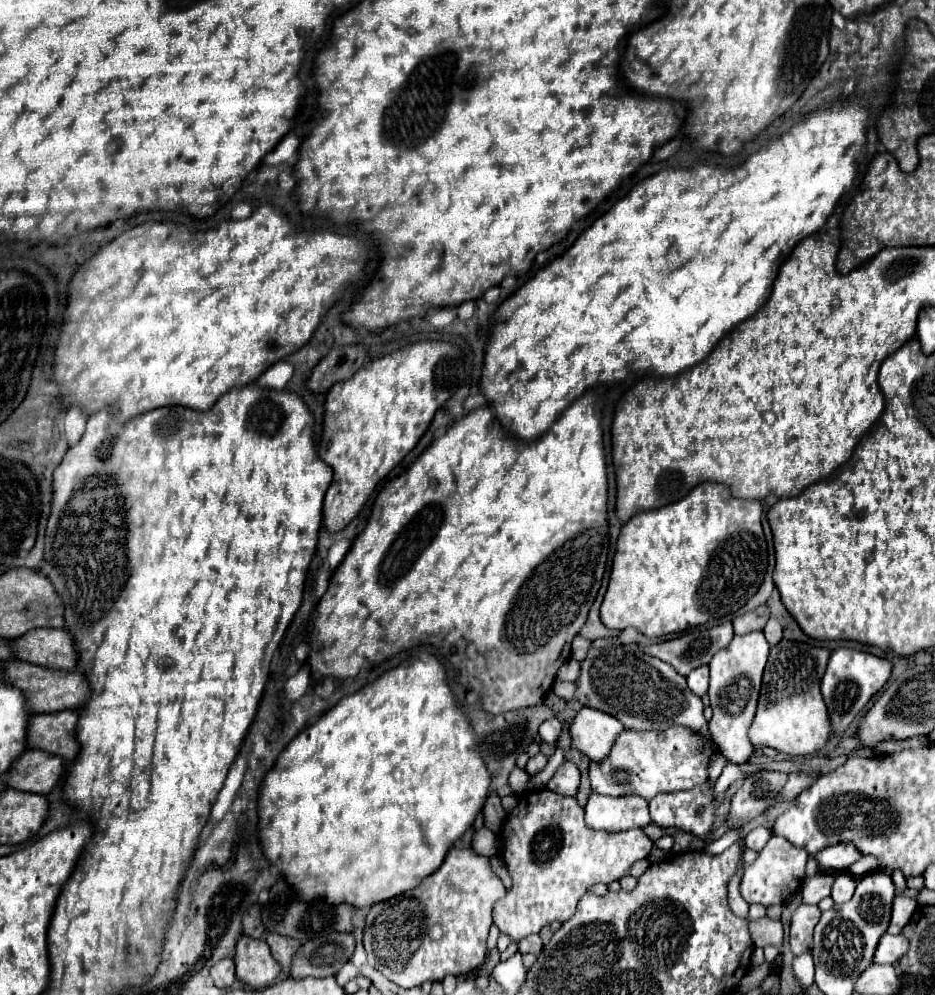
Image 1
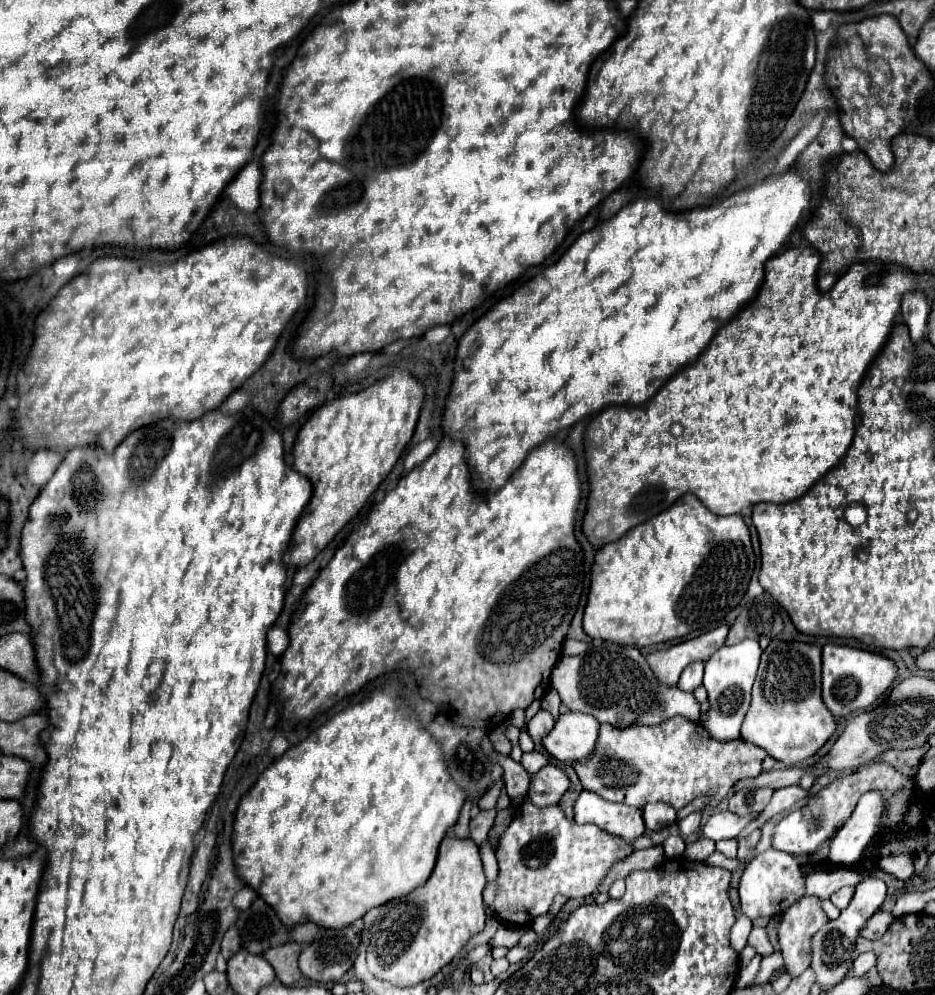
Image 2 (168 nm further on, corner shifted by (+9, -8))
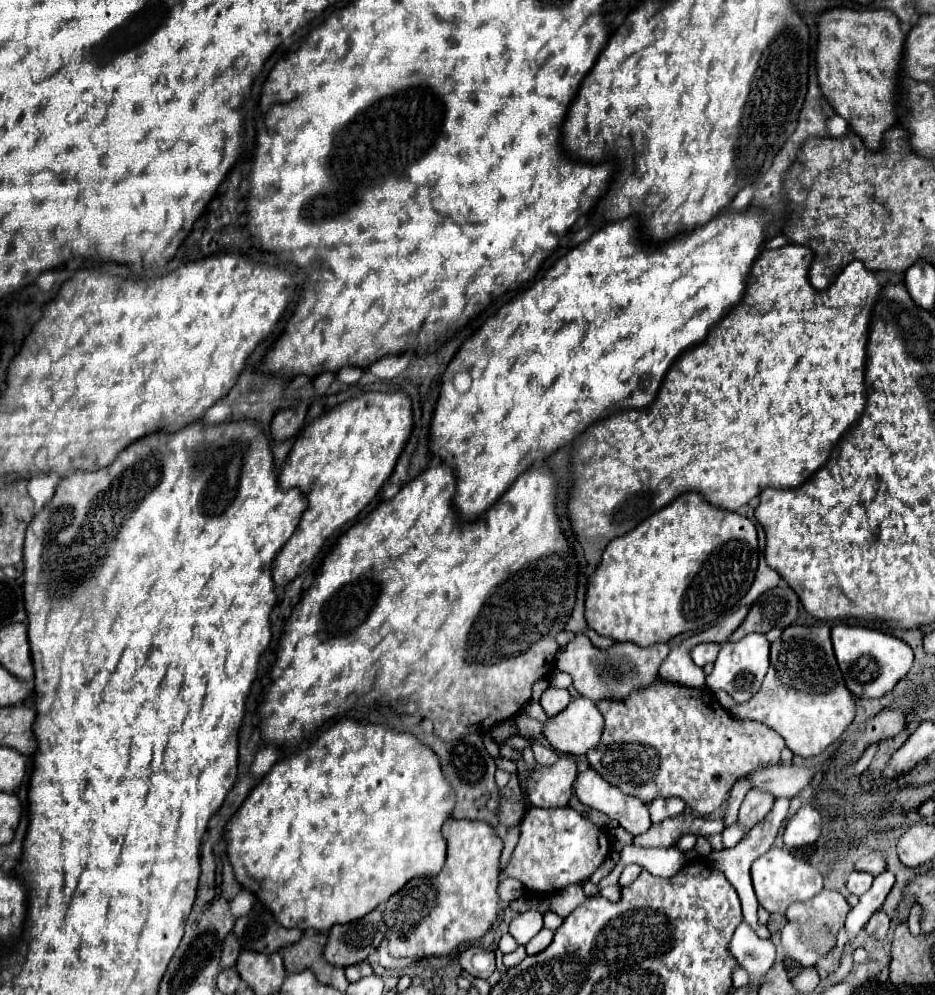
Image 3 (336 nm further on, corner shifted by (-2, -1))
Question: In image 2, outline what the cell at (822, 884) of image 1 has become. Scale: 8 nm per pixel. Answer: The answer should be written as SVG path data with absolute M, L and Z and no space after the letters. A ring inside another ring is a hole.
M834 869L834 871L816 871L806 877L806 897L830 899L834 891L844 885L858 885L862 873L856 869Z

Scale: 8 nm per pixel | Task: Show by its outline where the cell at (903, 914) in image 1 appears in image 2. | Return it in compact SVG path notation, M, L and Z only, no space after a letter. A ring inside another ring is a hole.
M876 911L872 915L872 919L866 923L866 927L862 929L860 935L866 937L866 939L880 939L888 931L888 927L890 927L890 923L894 919L896 917L892 913L888 913L888 911Z

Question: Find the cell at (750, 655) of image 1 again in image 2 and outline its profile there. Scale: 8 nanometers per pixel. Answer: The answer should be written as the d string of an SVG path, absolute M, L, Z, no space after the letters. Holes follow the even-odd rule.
M744 639L732 647L718 649L708 661L704 669L704 687L708 691L708 715L702 719L702 727L716 741L734 741L740 739L740 727L750 707L750 691L760 663L760 645L754 639Z

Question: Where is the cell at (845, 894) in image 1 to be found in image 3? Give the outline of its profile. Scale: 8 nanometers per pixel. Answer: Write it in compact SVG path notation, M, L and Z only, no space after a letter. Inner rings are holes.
M851 872L849 874L849 880L847 880L847 890L851 894L857 894L861 896L863 892L867 892L871 888L871 882L873 882L873 876L867 874L867 872Z

